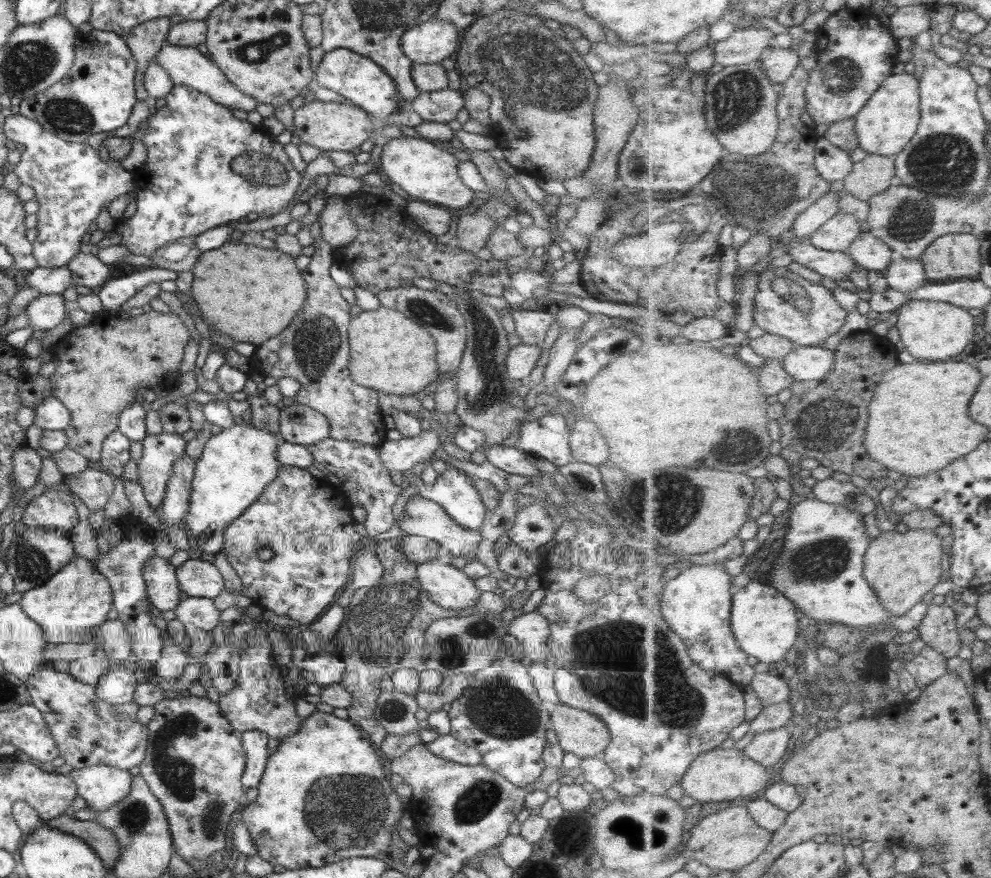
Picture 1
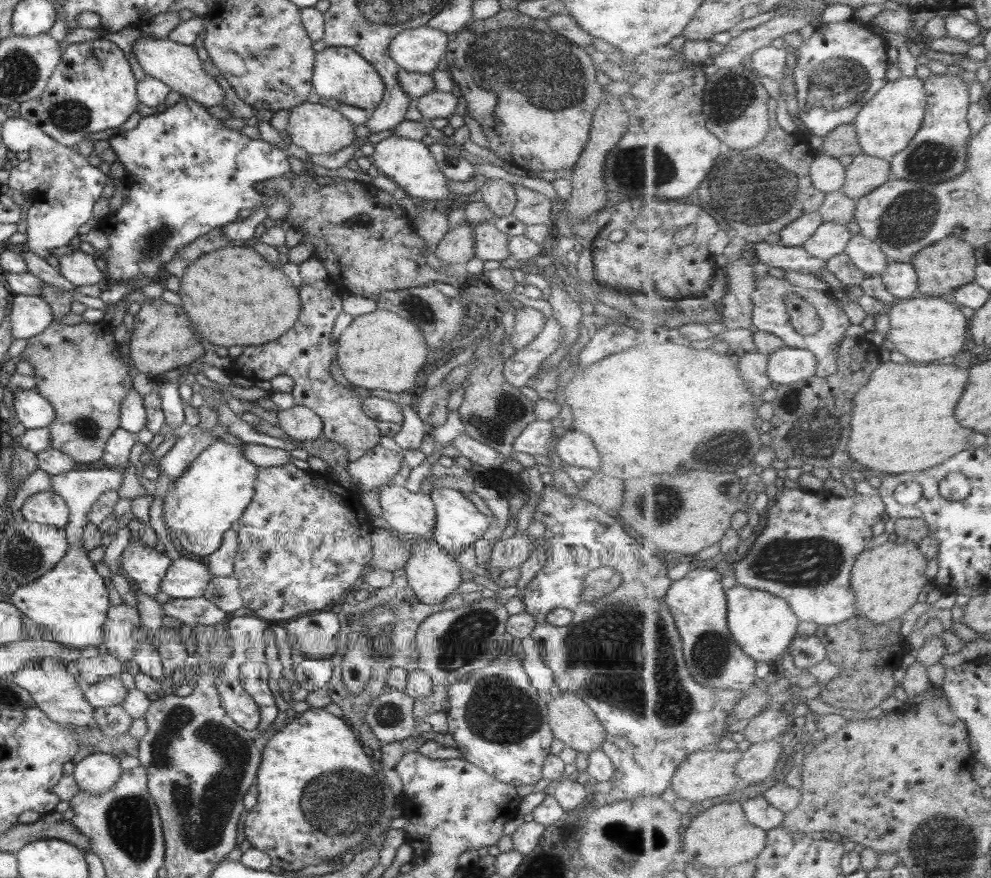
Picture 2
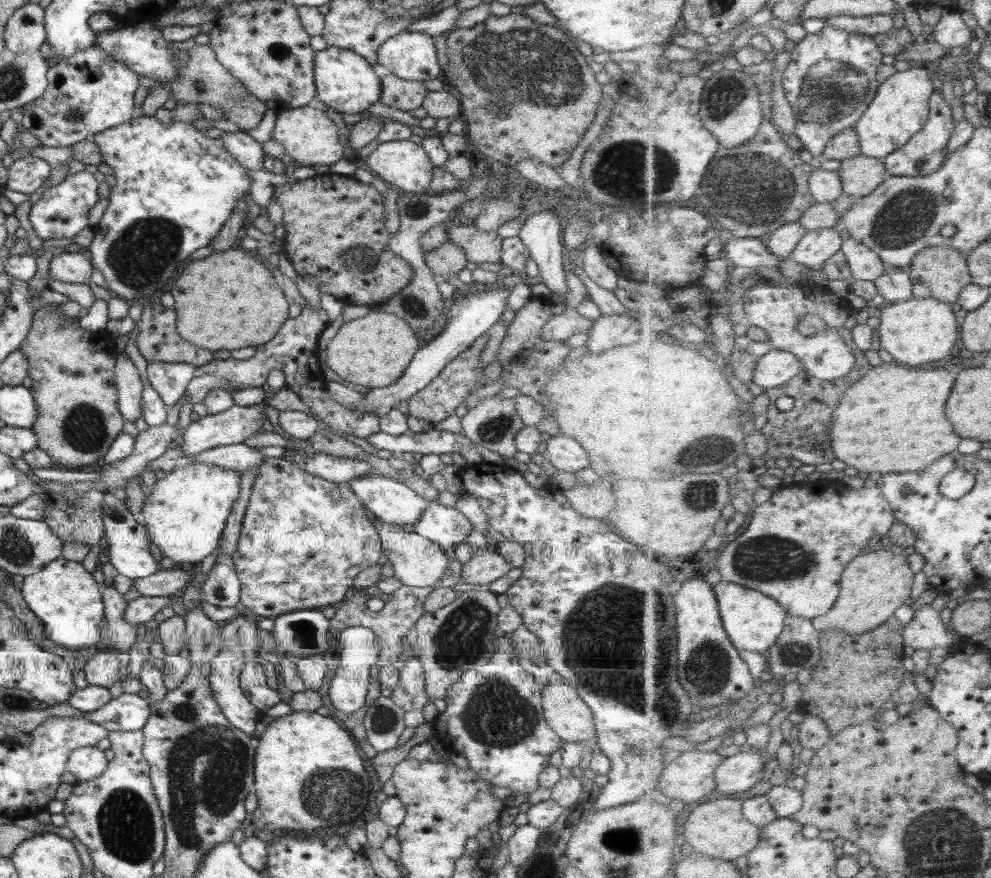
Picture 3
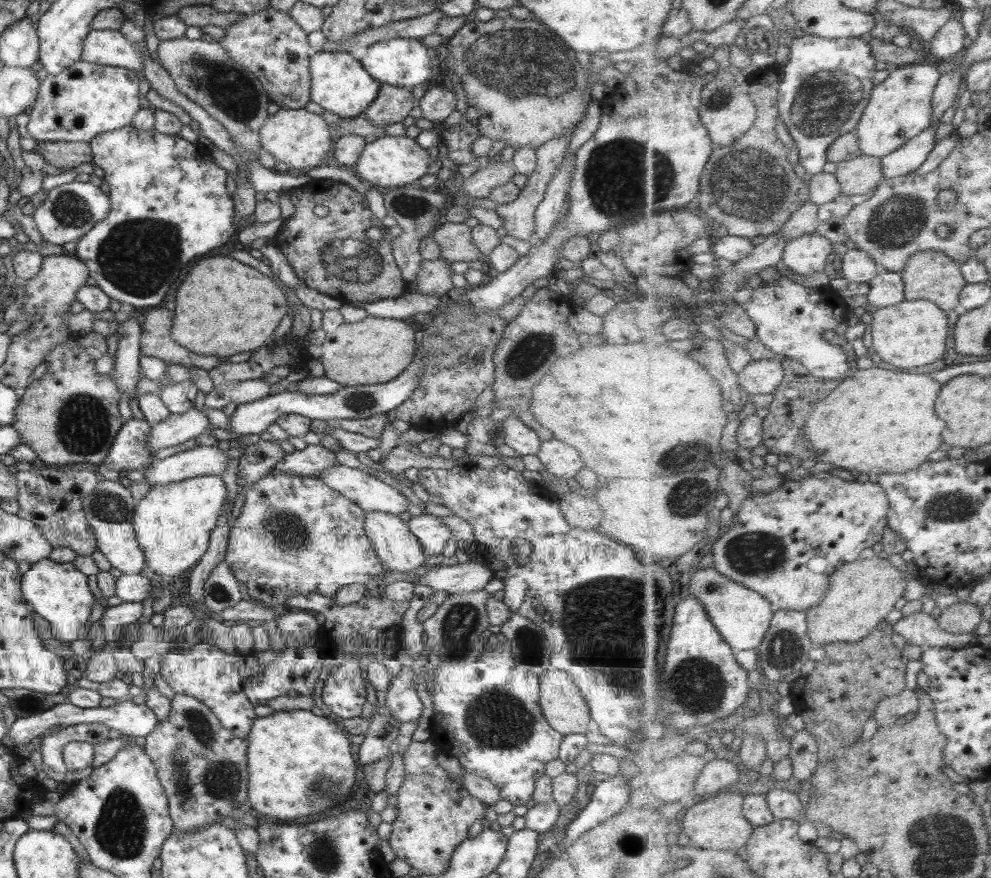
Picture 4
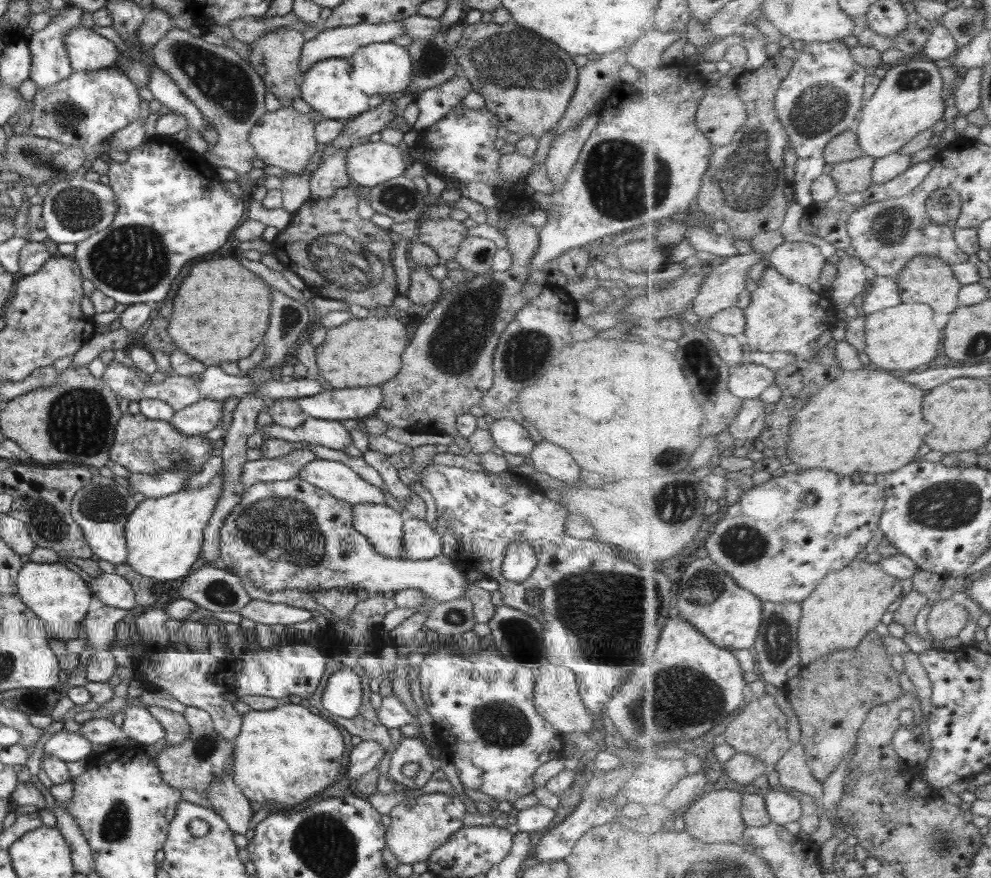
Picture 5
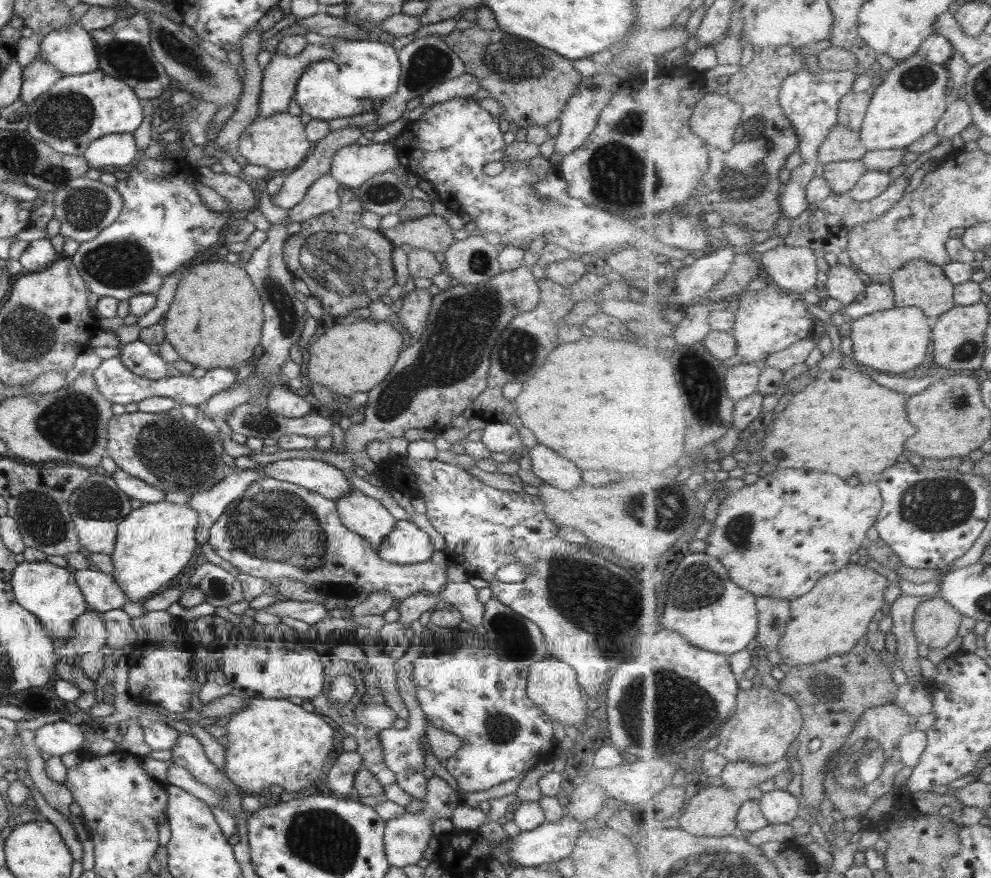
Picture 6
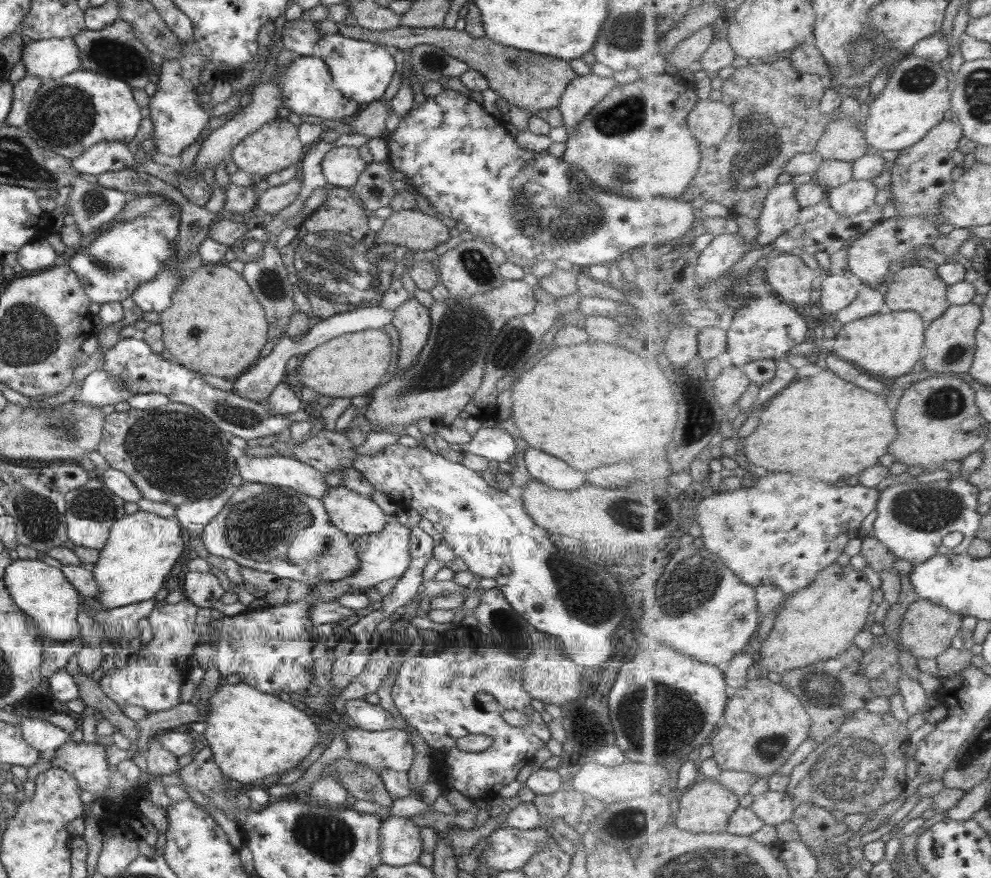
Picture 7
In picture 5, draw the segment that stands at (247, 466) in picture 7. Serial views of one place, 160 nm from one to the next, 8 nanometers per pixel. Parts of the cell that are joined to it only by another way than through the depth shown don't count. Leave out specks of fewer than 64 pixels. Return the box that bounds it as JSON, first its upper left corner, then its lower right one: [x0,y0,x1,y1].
[297,459,384,505]

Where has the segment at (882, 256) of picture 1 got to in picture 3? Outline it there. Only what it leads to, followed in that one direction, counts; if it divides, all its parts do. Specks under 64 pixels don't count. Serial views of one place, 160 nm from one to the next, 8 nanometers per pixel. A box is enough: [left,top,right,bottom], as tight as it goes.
[842,237,887,281]

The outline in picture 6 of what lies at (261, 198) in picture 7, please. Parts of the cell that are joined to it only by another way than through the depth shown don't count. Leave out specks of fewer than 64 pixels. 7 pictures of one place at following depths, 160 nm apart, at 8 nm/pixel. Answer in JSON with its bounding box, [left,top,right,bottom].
[271,125,363,210]

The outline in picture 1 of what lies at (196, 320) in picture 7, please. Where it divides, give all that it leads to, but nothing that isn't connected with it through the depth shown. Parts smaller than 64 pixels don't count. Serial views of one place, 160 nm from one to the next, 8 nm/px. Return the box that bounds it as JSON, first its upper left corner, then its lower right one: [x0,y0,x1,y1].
[191,242,306,347]

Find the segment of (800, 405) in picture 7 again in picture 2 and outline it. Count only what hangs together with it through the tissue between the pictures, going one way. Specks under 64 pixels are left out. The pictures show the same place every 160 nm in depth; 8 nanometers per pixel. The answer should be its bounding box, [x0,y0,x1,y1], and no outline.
[849,361,975,475]

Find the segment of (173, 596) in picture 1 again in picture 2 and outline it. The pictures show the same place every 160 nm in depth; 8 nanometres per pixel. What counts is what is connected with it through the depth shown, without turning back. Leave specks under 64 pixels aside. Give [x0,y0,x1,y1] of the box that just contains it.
[118,534,171,597]

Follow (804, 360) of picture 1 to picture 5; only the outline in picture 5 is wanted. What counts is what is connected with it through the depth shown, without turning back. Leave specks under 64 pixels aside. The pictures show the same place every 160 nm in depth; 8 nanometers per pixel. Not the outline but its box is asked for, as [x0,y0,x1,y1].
[730,363,776,399]

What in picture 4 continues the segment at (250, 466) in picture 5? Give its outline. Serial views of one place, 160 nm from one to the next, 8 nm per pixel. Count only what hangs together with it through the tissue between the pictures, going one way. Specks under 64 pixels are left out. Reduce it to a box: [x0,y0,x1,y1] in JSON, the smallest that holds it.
[272,444,336,477]

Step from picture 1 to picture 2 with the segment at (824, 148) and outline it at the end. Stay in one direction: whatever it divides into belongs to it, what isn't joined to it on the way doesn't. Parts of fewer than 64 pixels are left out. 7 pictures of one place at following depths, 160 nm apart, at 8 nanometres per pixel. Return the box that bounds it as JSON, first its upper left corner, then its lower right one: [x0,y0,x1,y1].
[812,147,846,192]

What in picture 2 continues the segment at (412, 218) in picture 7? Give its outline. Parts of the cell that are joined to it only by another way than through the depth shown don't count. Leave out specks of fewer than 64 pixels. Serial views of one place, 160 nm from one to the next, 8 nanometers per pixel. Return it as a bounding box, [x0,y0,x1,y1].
[472,221,510,262]

